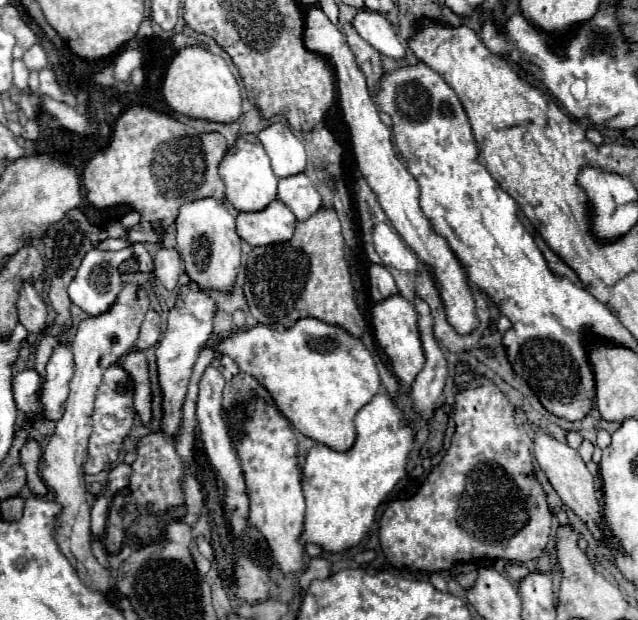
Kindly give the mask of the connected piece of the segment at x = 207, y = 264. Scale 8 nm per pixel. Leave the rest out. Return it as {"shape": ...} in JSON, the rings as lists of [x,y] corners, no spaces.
{"shape":[[[196,199],[180,207],[176,217],[176,241],[184,269],[202,289],[230,291],[240,267],[240,237],[234,227],[234,213],[216,199]]]}

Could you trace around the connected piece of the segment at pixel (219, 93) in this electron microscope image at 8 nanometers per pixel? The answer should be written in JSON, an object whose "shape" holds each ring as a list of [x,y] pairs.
{"shape":[[[190,45],[174,55],[166,69],[164,89],[166,103],[170,109],[196,117],[196,119],[210,119],[220,123],[232,123],[242,113],[242,101],[240,101],[240,87],[228,67],[228,63],[220,57],[210,53],[208,49],[202,49],[200,45]]]}

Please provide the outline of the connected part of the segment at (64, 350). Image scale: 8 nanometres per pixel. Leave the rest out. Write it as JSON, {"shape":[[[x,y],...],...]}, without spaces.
{"shape":[[[60,341],[52,357],[46,365],[46,385],[42,391],[42,403],[44,403],[44,417],[58,421],[64,415],[66,399],[68,399],[68,385],[74,375],[74,359],[72,359],[72,347],[68,341]]]}

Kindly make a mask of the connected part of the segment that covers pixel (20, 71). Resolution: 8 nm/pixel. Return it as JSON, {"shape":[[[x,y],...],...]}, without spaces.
{"shape":[[[20,59],[14,61],[14,85],[18,87],[20,93],[30,93],[30,89],[28,89],[28,69]]]}

